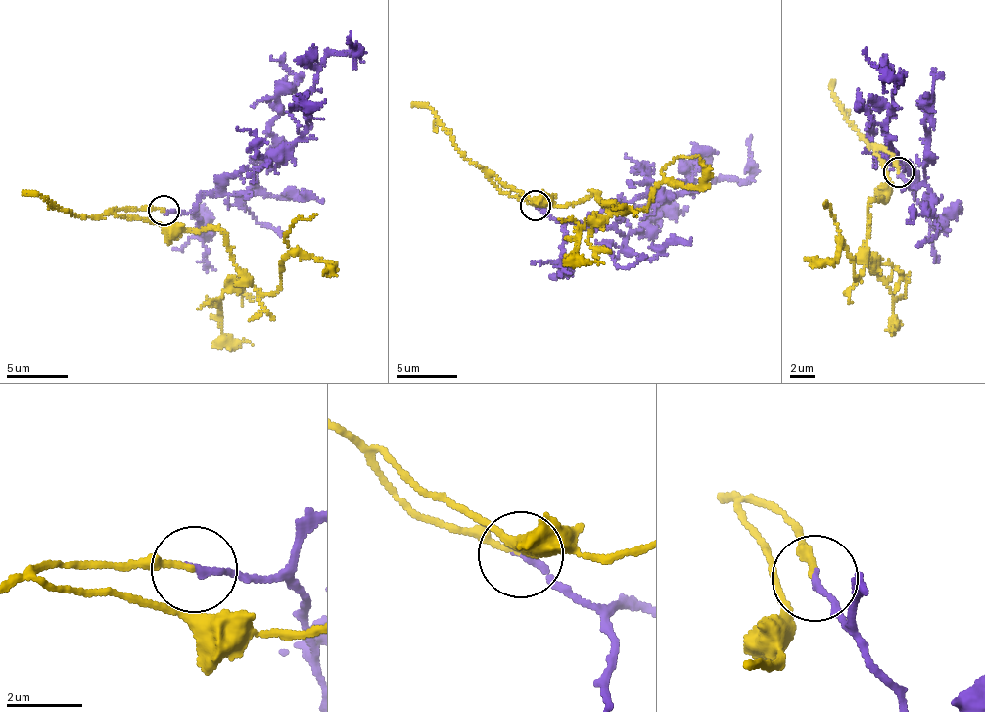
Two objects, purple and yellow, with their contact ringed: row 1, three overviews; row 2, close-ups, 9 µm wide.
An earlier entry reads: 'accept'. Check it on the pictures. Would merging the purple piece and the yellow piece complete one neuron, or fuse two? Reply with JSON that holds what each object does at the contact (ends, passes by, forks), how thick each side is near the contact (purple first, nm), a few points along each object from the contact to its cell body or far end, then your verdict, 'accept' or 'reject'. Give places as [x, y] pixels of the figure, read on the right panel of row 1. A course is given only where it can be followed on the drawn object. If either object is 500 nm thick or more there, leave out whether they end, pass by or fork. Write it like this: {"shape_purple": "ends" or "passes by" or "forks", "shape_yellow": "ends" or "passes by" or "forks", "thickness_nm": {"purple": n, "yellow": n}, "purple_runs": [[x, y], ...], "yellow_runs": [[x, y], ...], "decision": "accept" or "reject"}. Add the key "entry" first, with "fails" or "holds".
{"entry": "holds", "shape_purple": "ends", "shape_yellow": "ends", "thickness_nm": {"purple": 180, "yellow": 130}, "purple_runs": [[898, 173], [907, 187], [918, 174], [890, 162], [887, 112], [900, 73], [899, 80], [886, 78], [866, 48]], "yellow_runs": [[898, 173], [880, 149], [889, 195], [871, 201], [858, 279], [824, 204]], "decision": "accept"}

